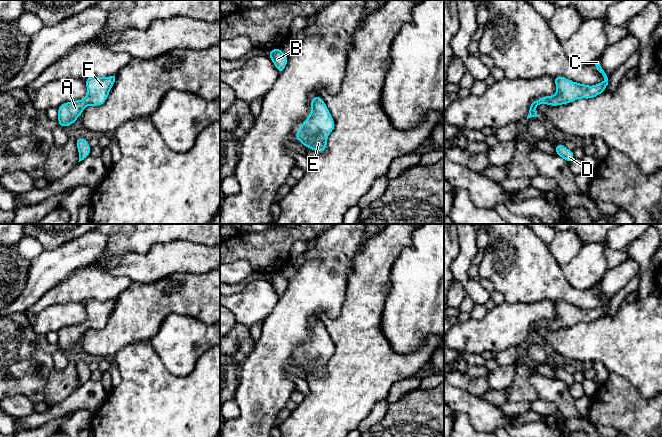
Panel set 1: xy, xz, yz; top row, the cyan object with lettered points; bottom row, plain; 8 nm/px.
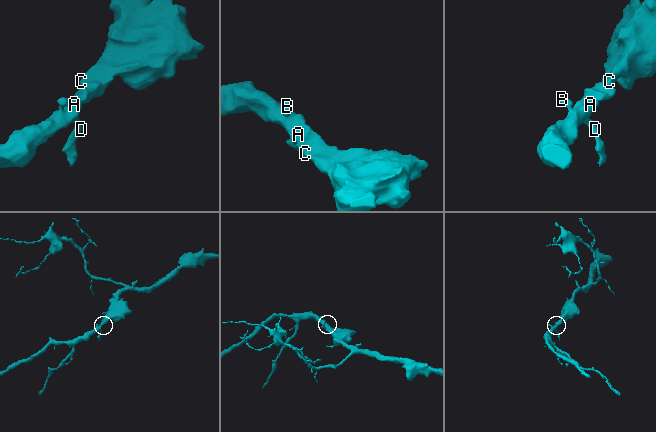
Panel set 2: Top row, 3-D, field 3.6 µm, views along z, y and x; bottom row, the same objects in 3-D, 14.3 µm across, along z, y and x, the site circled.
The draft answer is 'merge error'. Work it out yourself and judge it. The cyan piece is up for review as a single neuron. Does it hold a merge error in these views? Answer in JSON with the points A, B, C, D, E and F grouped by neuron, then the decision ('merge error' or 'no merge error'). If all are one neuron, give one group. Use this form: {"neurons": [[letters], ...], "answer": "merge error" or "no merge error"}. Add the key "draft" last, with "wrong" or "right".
{"neurons": [["A", "B", "C", "D", "E", "F"]], "answer": "no merge error", "draft": "wrong"}

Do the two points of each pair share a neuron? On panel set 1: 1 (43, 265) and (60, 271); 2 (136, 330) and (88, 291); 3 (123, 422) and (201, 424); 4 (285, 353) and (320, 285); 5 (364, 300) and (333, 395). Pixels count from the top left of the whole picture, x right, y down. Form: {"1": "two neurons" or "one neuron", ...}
{"1": "one neuron", "2": "two neurons", "3": "one neuron", "4": "one neuron", "5": "one neuron"}

